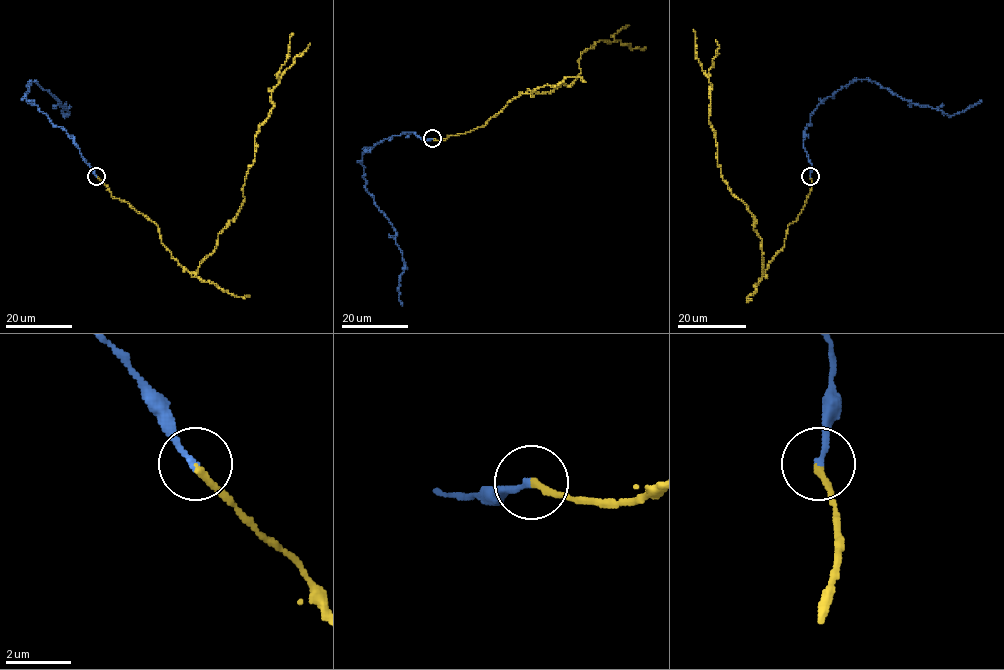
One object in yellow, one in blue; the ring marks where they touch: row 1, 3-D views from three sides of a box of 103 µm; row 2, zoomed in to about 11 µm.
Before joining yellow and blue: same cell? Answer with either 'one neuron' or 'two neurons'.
one neuron

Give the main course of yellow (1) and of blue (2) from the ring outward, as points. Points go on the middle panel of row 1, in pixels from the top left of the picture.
1: (432, 138), (444, 140), (483, 126), (523, 93), (570, 85), (581, 71), (582, 53), (595, 42), (645, 46)
2: (432, 138), (402, 132), (362, 154), (365, 189), (396, 232), (402, 253), (405, 268), (397, 291), (402, 306)

